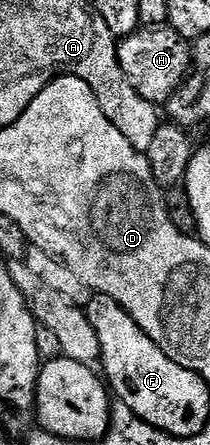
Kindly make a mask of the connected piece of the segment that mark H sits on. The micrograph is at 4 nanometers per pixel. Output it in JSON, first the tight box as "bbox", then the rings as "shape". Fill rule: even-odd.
{"bbox":[116,27,194,107],"shape":[[[170,27],[141,28],[117,44],[116,54],[130,87],[134,87],[142,99],[157,107],[171,101],[173,95],[180,92],[185,84],[184,76],[194,65],[194,53],[189,42]]]}

